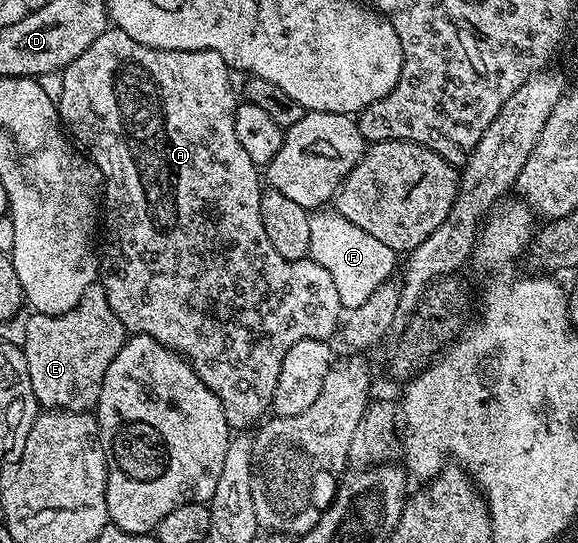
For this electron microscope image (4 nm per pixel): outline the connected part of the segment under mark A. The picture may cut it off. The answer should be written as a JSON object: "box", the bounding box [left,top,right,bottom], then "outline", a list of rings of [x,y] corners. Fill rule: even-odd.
{"box":[55,26,343,430],"outline":[[[110,26],[103,34],[99,34],[99,38],[95,38],[95,42],[91,42],[91,46],[87,46],[87,50],[83,50],[83,54],[79,54],[79,58],[75,58],[75,62],[68,64],[61,72],[63,92],[62,96],[55,103],[57,111],[61,114],[61,123],[66,133],[72,137],[80,151],[84,152],[90,160],[96,162],[101,171],[101,177],[105,179],[105,187],[103,189],[103,236],[105,232],[105,249],[102,247],[99,252],[99,283],[105,288],[107,302],[111,306],[111,310],[115,310],[115,318],[119,318],[119,322],[123,322],[126,333],[135,336],[150,336],[155,338],[155,342],[159,342],[173,352],[184,356],[188,360],[189,365],[195,370],[195,374],[199,374],[199,378],[219,398],[219,402],[223,406],[223,414],[227,418],[229,425],[237,430],[249,430],[249,427],[252,429],[270,411],[273,395],[275,394],[275,382],[279,382],[279,366],[283,366],[283,357],[287,355],[287,350],[291,350],[291,346],[295,346],[295,342],[303,342],[307,338],[329,340],[332,337],[332,332],[334,335],[342,323],[343,309],[339,302],[339,290],[335,290],[335,282],[331,279],[331,274],[327,274],[327,270],[323,270],[323,266],[319,266],[311,258],[304,260],[288,260],[283,258],[283,254],[279,254],[279,250],[275,250],[275,246],[271,246],[271,241],[267,239],[267,230],[263,230],[263,214],[259,210],[263,180],[262,177],[261,180],[257,177],[259,165],[251,162],[251,158],[247,155],[247,150],[243,150],[243,146],[239,143],[239,138],[235,135],[235,114],[237,113],[239,96],[237,97],[233,93],[233,80],[229,75],[231,75],[231,69],[226,64],[225,59],[211,50],[159,50],[151,46],[143,46],[143,42],[135,42],[135,38],[131,38],[131,34]]]}

